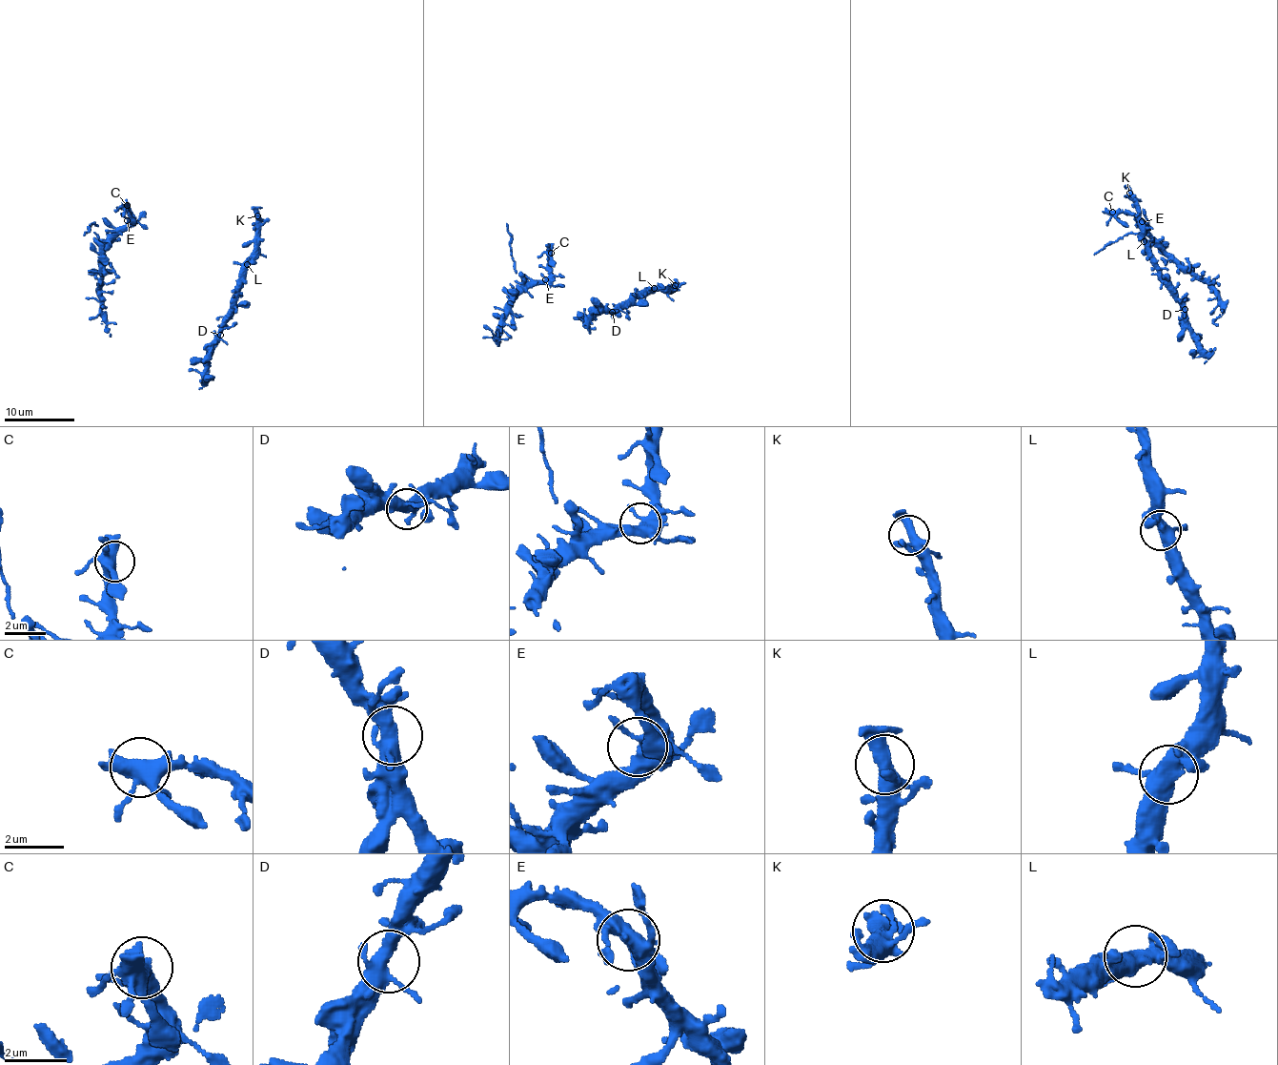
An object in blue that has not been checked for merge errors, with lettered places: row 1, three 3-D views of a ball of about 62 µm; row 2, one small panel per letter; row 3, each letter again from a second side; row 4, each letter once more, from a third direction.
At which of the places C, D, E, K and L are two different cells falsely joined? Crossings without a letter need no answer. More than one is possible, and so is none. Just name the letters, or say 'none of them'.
none of them

